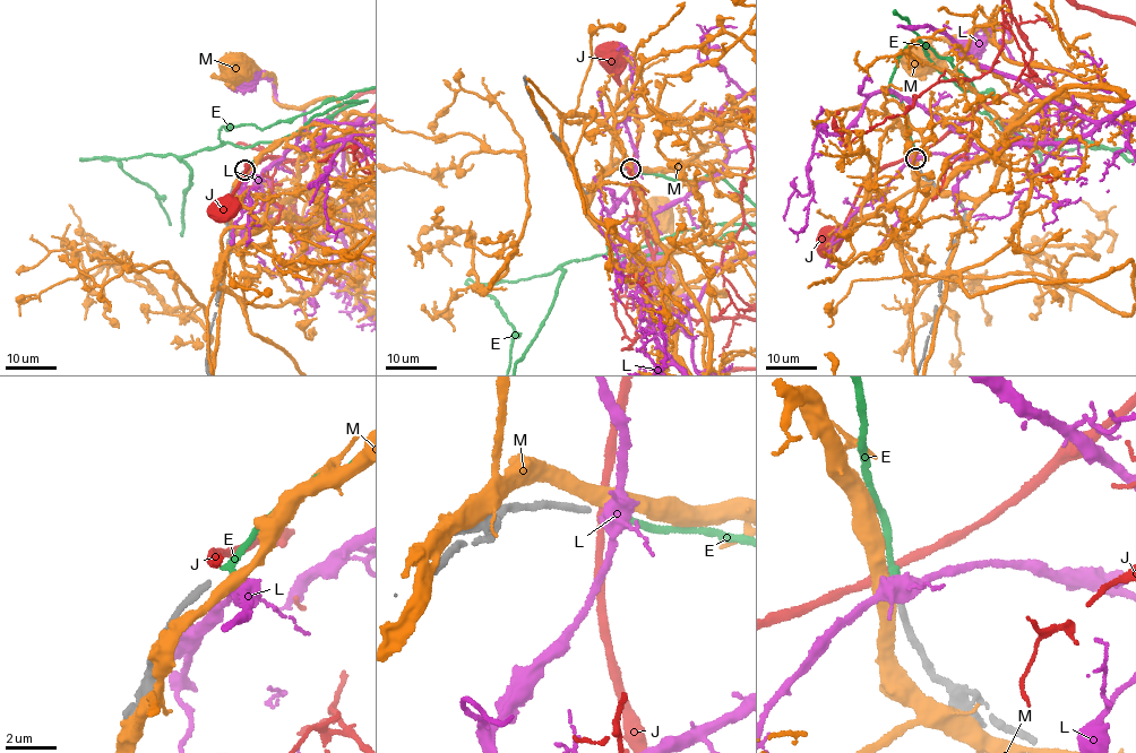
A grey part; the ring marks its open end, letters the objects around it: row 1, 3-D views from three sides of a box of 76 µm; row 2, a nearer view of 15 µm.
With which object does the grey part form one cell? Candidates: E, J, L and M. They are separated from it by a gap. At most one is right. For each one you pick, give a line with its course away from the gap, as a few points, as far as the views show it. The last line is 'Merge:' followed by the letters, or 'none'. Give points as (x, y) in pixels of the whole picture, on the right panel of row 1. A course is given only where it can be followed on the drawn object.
Merge: E

